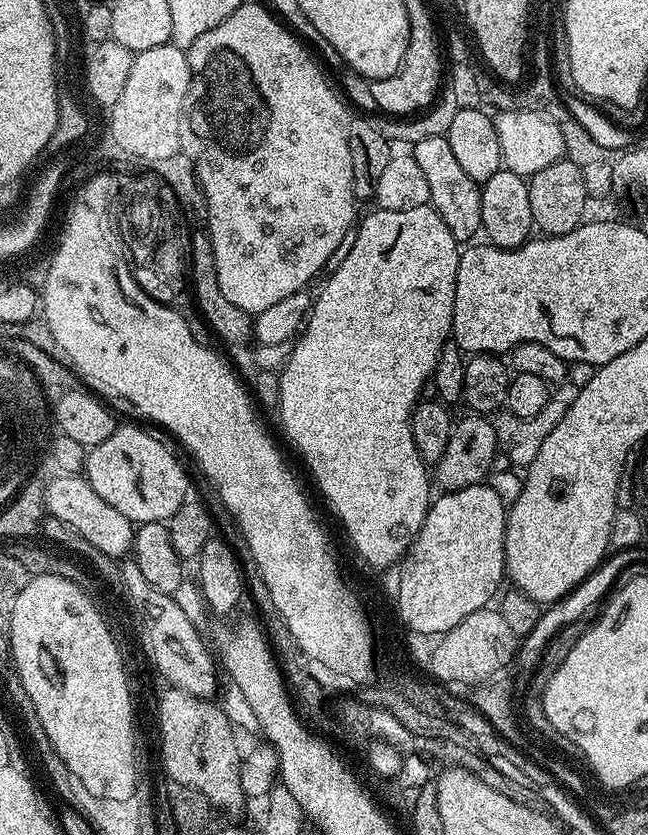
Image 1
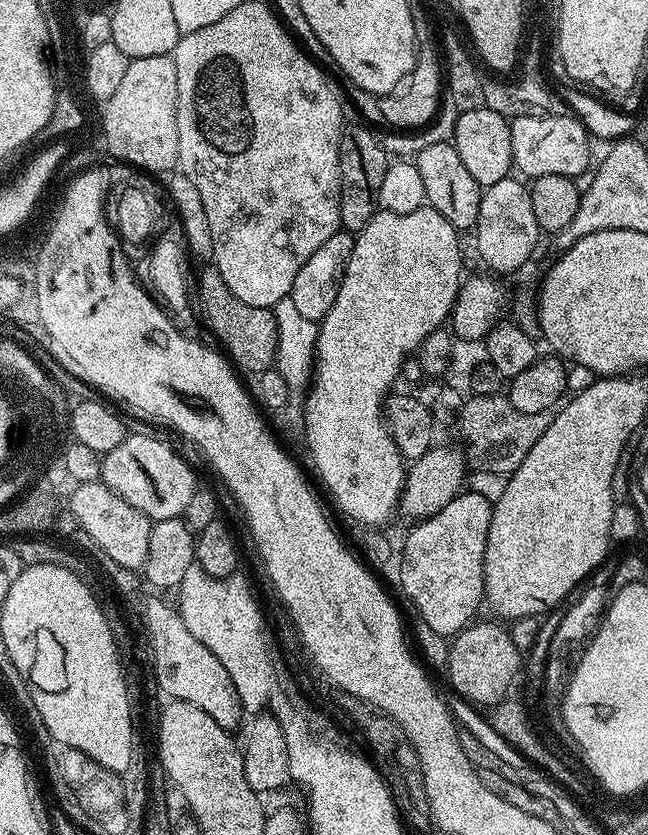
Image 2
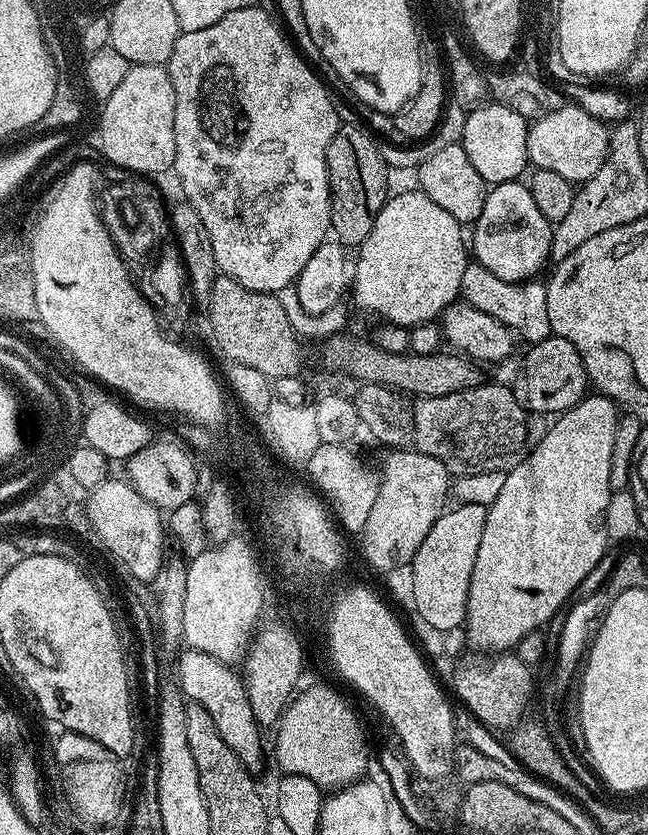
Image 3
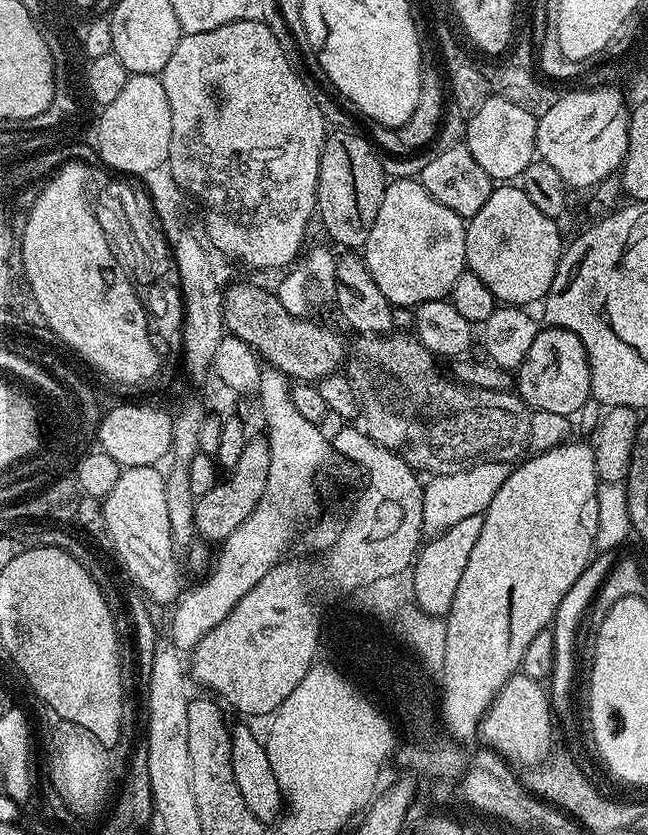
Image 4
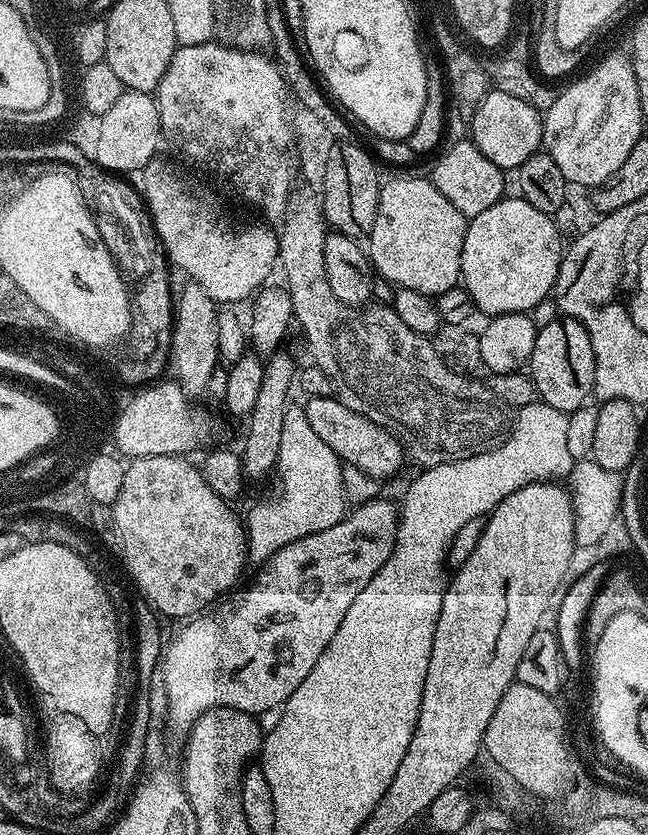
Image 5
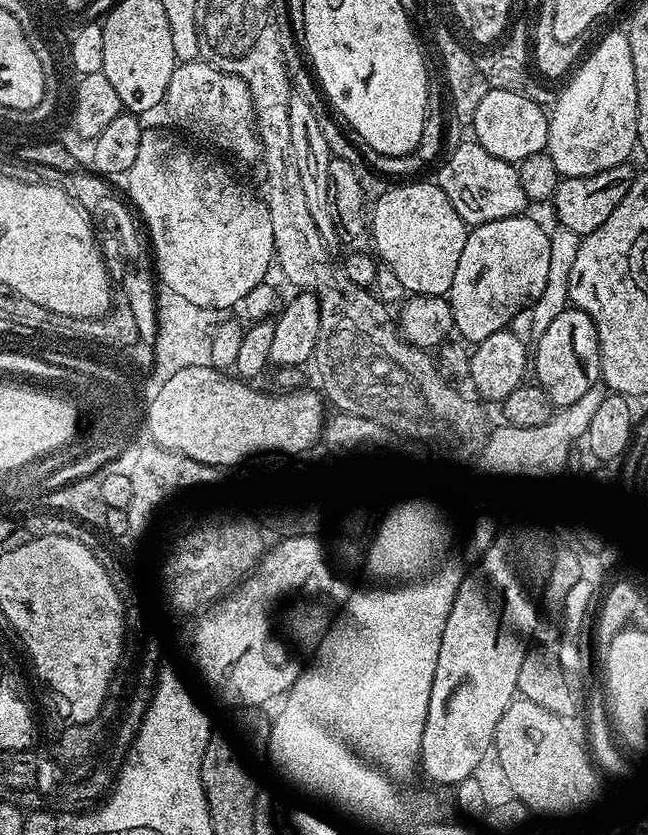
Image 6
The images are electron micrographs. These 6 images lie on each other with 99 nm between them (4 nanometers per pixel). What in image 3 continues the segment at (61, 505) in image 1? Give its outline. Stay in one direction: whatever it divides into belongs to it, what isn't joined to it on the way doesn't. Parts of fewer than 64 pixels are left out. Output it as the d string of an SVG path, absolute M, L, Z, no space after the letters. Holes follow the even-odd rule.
M124 478L106 479L97 488L89 491L86 497L86 517L92 523L94 536L101 540L103 547L118 559L127 561L132 574L143 582L152 582L159 577L166 560L166 524L162 519L161 509L155 508L149 500L142 498L142 494L138 494L138 490Z

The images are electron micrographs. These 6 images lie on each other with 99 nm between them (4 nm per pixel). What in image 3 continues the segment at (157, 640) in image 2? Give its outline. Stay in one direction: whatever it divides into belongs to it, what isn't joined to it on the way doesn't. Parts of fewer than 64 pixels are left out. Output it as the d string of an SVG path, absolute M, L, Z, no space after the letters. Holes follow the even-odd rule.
M184 650L176 657L176 680L181 688L179 691L193 705L208 713L217 726L222 742L226 742L228 749L236 755L245 770L251 774L259 774L264 768L264 744L260 741L262 728L250 706L248 691L245 690L237 669L205 652Z

